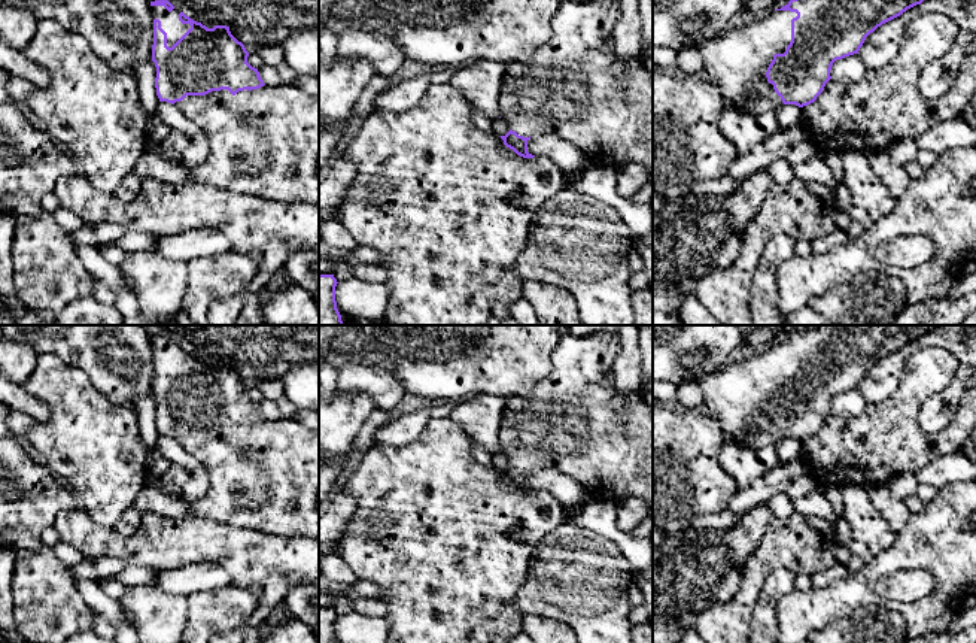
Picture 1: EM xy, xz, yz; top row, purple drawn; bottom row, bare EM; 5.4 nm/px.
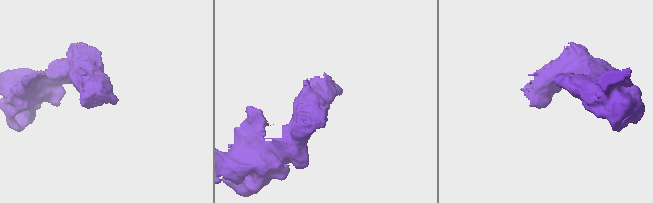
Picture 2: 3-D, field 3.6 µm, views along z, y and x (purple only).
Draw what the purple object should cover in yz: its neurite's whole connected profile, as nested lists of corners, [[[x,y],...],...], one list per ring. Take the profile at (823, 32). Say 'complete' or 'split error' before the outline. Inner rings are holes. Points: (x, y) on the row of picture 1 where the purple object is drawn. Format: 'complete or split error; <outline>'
split error; [[[790,0],[781,9],[732,28],[706,40],[699,49],[705,64],[705,76],[712,81],[726,104],[742,112],[763,115],[776,112],[782,104],[808,106],[823,92],[831,79],[830,70],[836,60],[858,54],[866,37],[882,24],[900,16],[924,0]]]

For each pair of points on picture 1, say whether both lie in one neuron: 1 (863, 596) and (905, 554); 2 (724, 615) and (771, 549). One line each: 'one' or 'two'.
1: one
2: one

